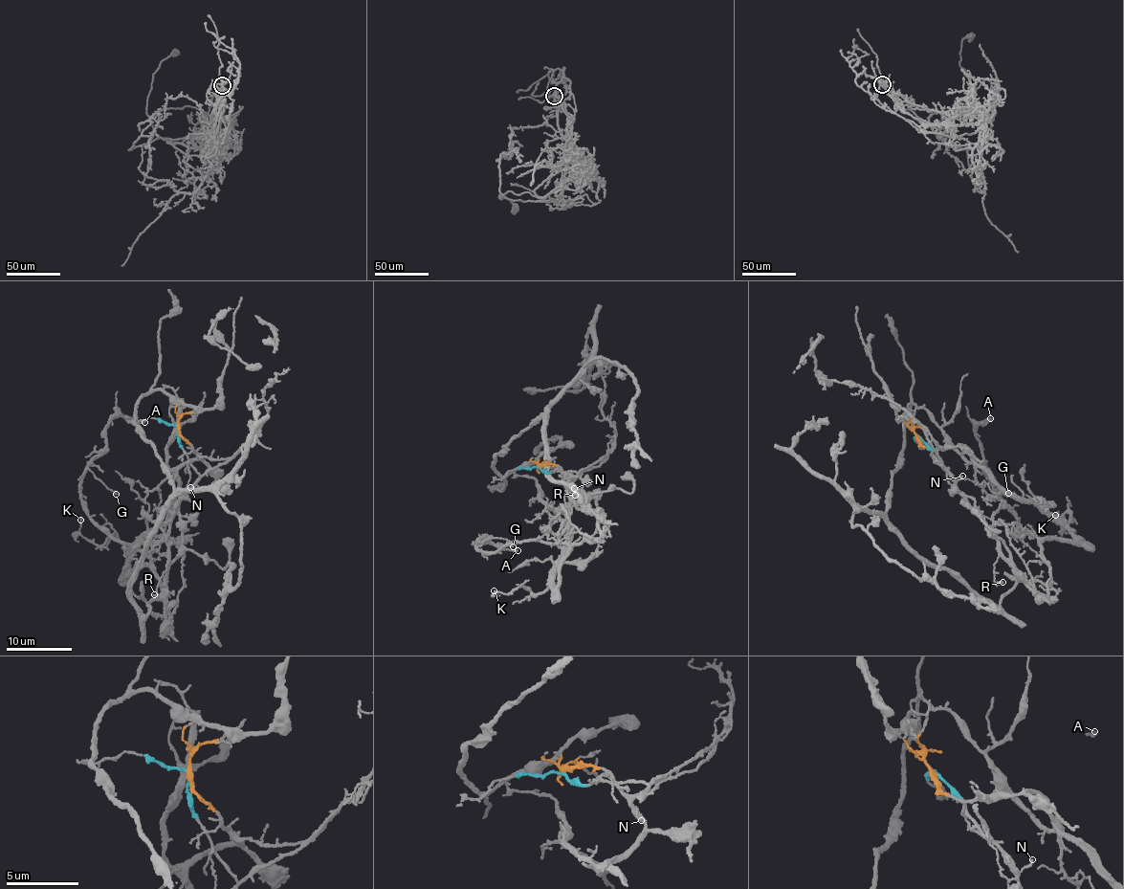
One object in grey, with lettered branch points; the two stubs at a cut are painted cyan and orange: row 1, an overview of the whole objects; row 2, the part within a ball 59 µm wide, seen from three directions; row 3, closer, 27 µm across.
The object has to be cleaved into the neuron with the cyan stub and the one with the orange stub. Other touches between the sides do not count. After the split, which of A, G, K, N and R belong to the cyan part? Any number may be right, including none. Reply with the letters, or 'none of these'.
N, R

